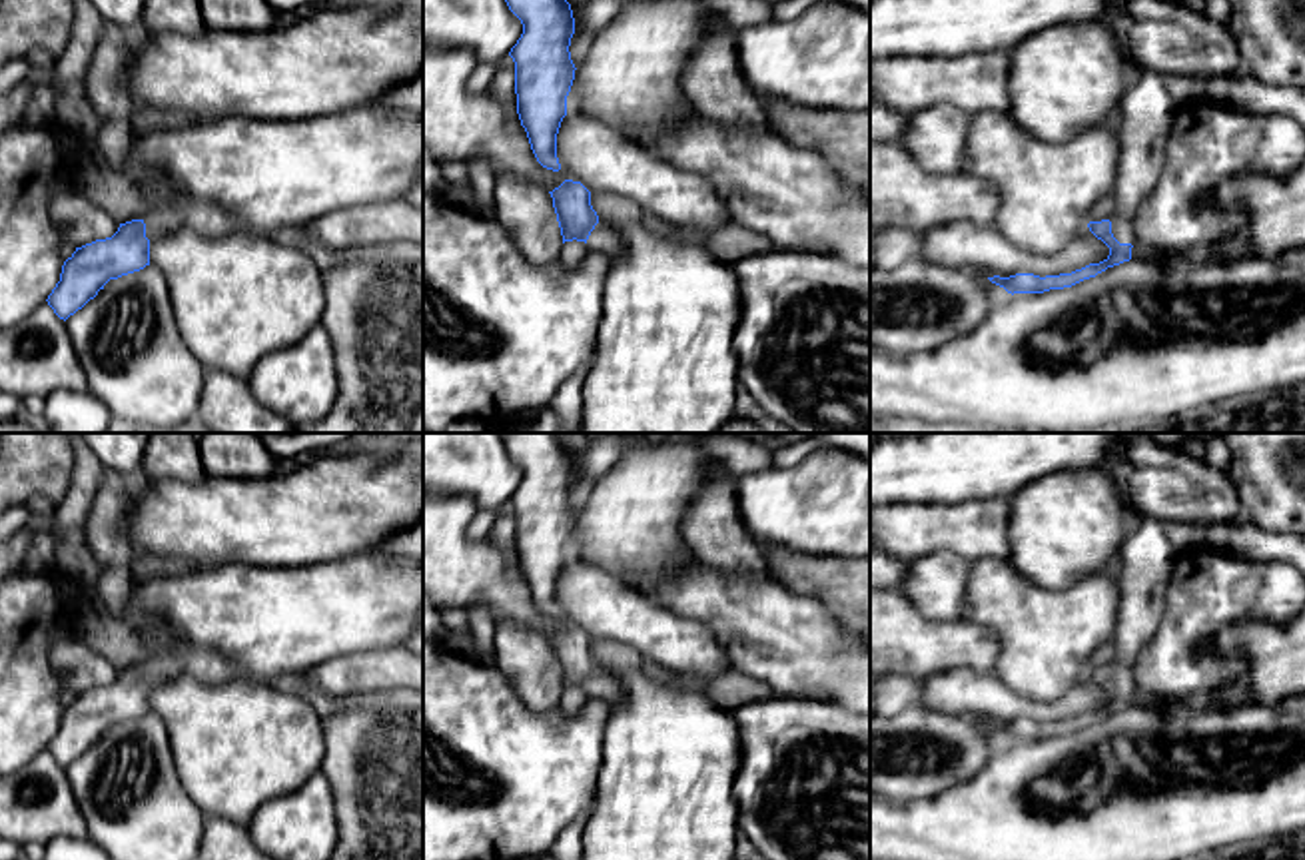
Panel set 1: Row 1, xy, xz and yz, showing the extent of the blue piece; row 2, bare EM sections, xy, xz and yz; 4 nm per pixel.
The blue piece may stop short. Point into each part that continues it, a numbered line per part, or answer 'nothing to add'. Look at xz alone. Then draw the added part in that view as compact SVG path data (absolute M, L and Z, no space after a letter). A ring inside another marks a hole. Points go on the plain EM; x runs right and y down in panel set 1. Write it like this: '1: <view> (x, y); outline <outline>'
1: xz (605, 687); outline M597 670L595 676L591 678L589 686L587 686L587 694L589 698L601 698L605 702L621 702L625 698L623 688L619 686L619 682L607 674Z

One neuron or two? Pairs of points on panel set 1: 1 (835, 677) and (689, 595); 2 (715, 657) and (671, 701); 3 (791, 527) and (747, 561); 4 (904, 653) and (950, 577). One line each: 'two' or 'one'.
1: one
2: two
3: two
4: one

